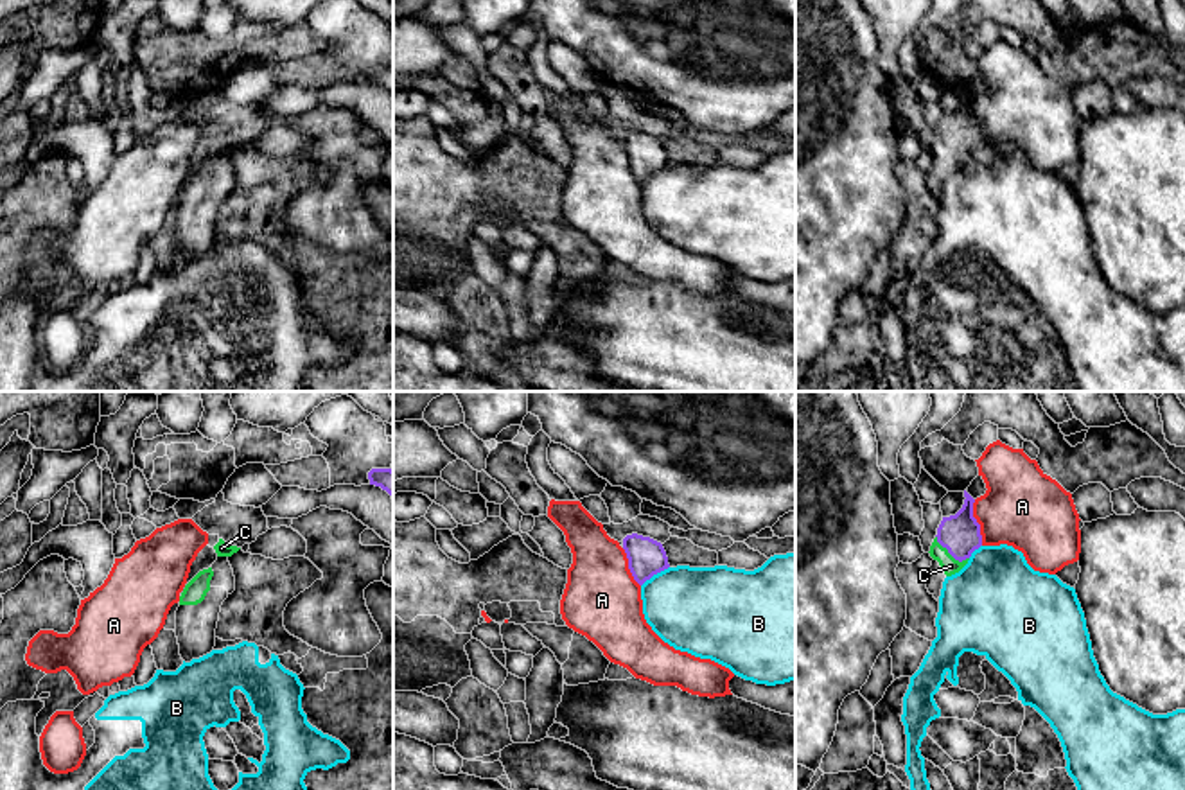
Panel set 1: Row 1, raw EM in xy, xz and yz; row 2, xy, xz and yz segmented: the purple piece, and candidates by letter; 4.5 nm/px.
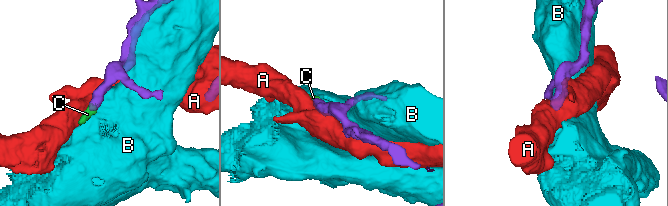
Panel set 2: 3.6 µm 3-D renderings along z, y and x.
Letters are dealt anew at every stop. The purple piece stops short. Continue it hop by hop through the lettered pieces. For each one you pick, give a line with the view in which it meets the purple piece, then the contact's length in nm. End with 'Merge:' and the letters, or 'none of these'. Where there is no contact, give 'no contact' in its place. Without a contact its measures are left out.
C: yz | 190 nm
Merge: C

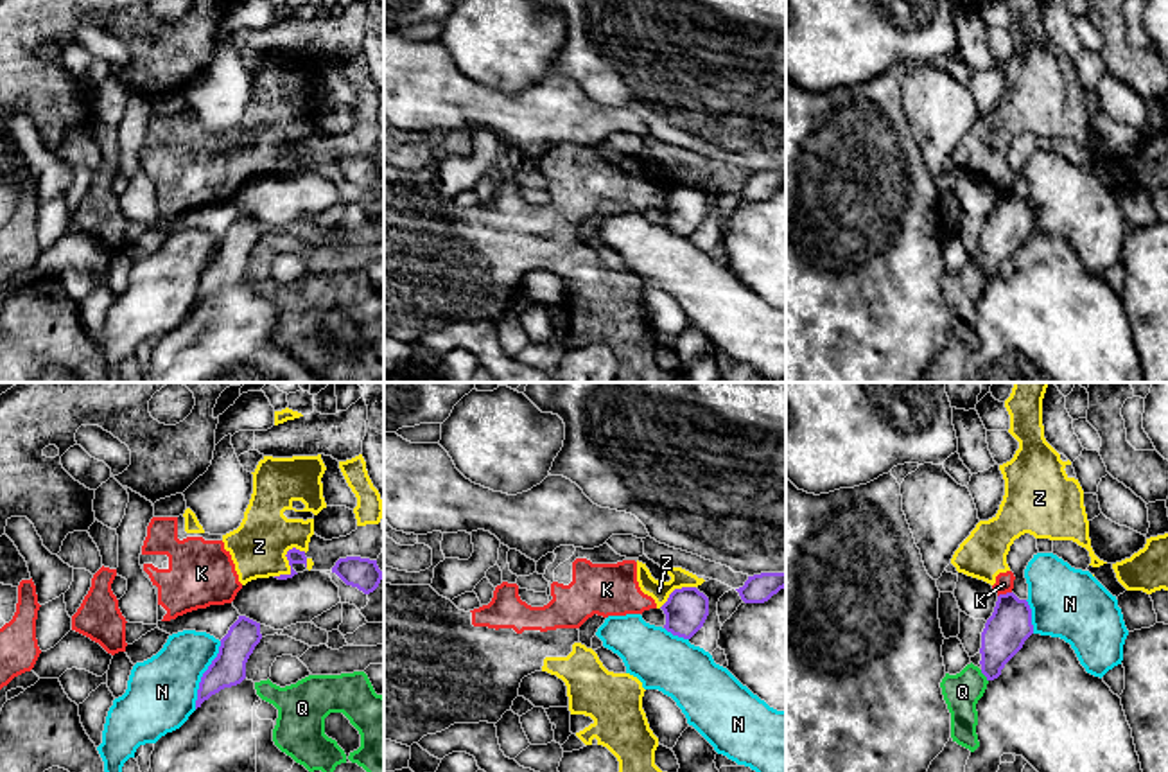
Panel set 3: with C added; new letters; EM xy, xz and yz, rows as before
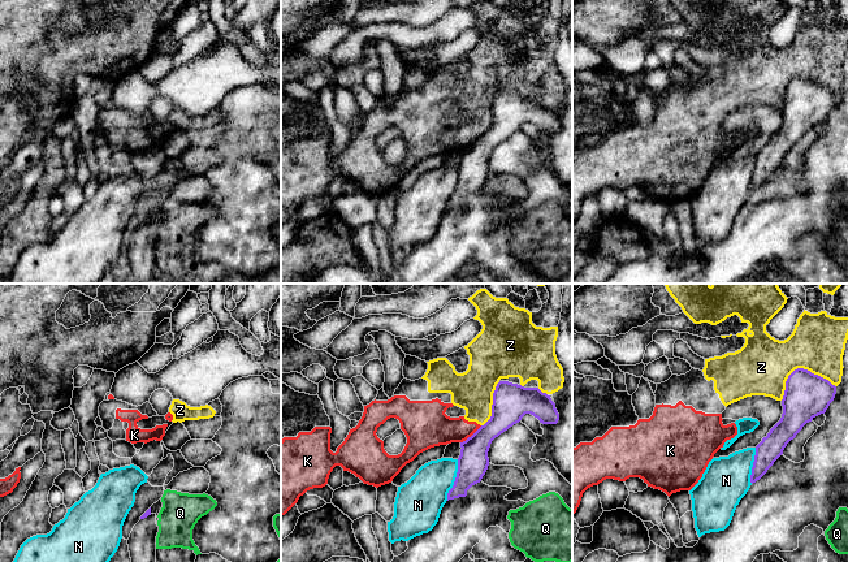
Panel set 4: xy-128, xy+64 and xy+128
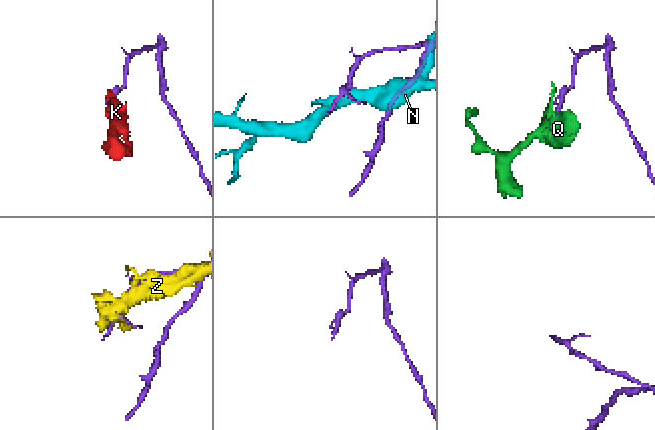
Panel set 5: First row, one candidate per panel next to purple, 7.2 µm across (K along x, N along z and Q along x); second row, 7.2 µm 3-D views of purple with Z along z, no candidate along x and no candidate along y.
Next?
Merge: none of these

